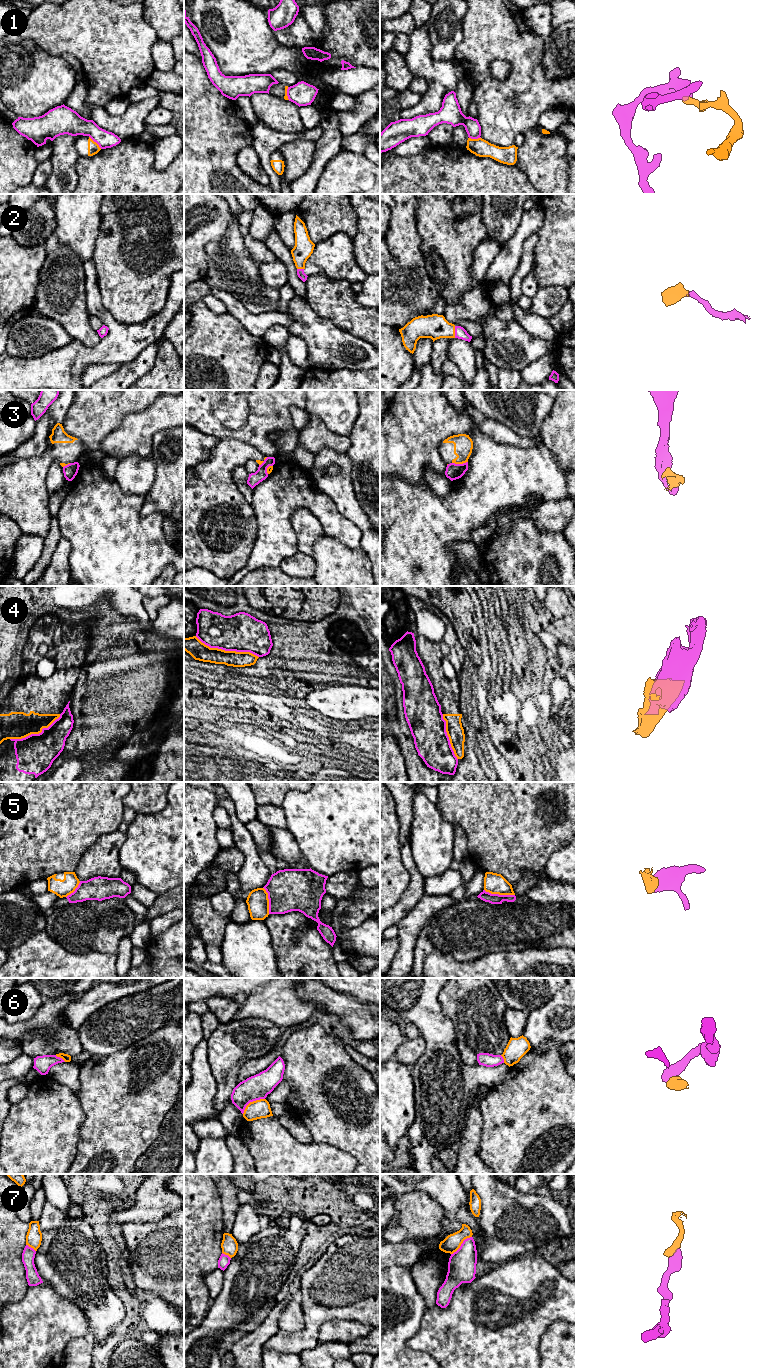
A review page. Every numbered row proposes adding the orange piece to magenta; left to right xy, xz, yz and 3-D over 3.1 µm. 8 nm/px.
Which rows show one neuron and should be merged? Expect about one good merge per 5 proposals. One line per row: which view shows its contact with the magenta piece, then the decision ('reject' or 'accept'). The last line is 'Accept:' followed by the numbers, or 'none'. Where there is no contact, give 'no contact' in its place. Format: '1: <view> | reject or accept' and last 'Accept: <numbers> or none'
1: xy | reject
2: yz | accept
3: yz | reject
4: xz | reject
5: yz | reject
6: xz | reject
7: yz | reject
Accept: 2

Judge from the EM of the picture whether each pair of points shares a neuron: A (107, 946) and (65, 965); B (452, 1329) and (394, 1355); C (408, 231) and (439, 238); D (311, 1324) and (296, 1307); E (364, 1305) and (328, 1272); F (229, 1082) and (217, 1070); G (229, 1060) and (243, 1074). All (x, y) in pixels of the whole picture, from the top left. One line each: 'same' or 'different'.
A: different
B: different
C: different
D: different
E: same
F: same
G: different

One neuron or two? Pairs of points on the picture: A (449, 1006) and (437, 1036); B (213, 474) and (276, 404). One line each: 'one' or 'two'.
A: two
B: two

